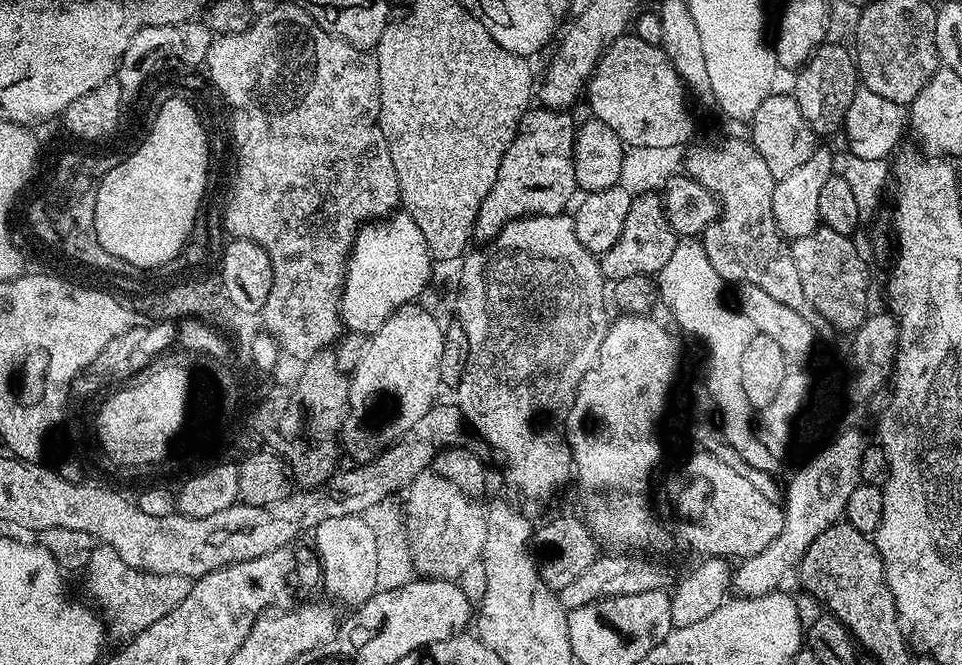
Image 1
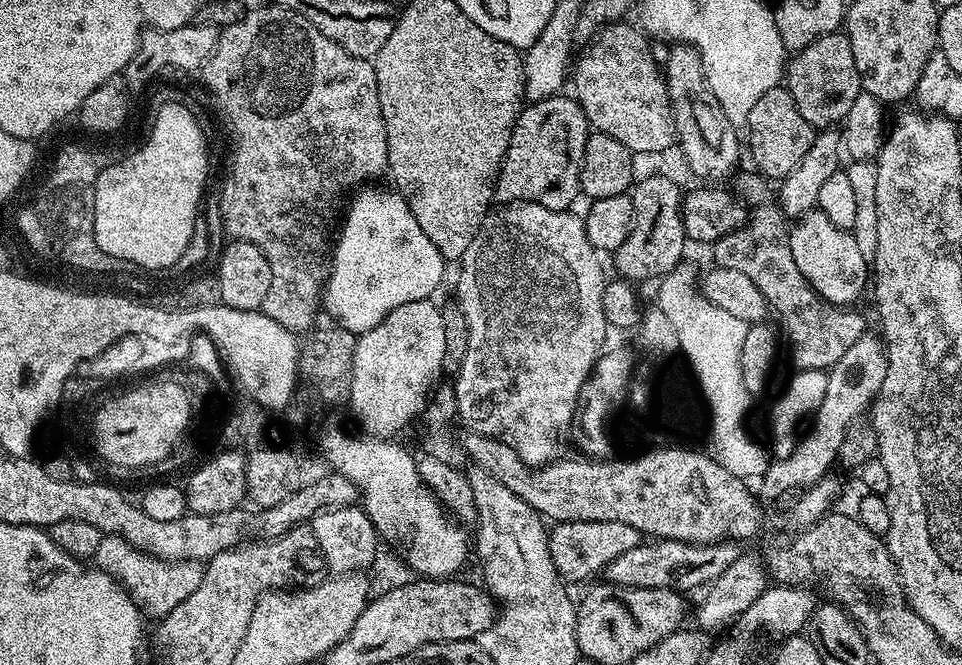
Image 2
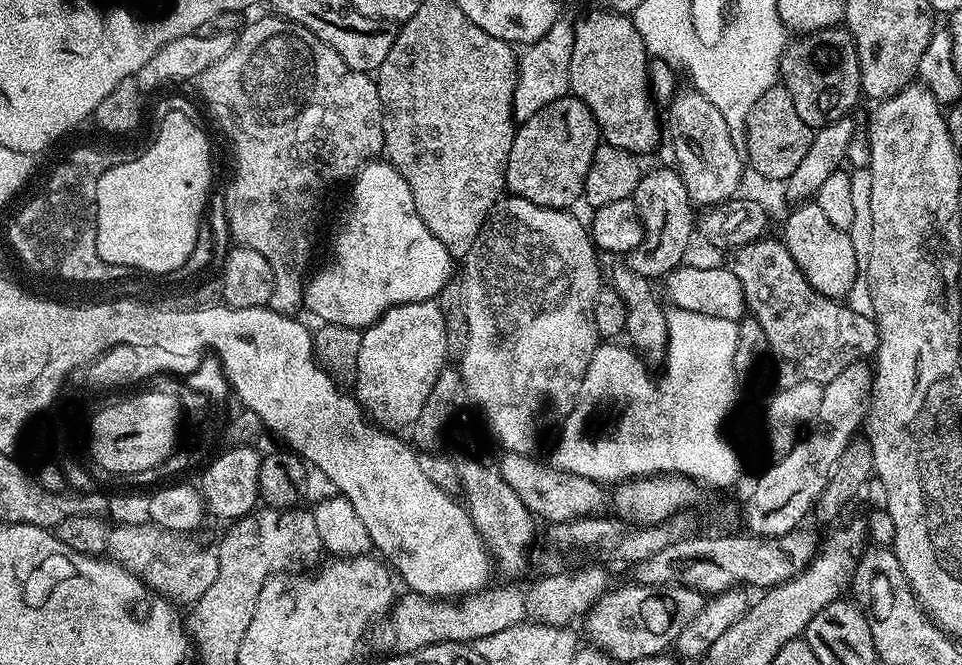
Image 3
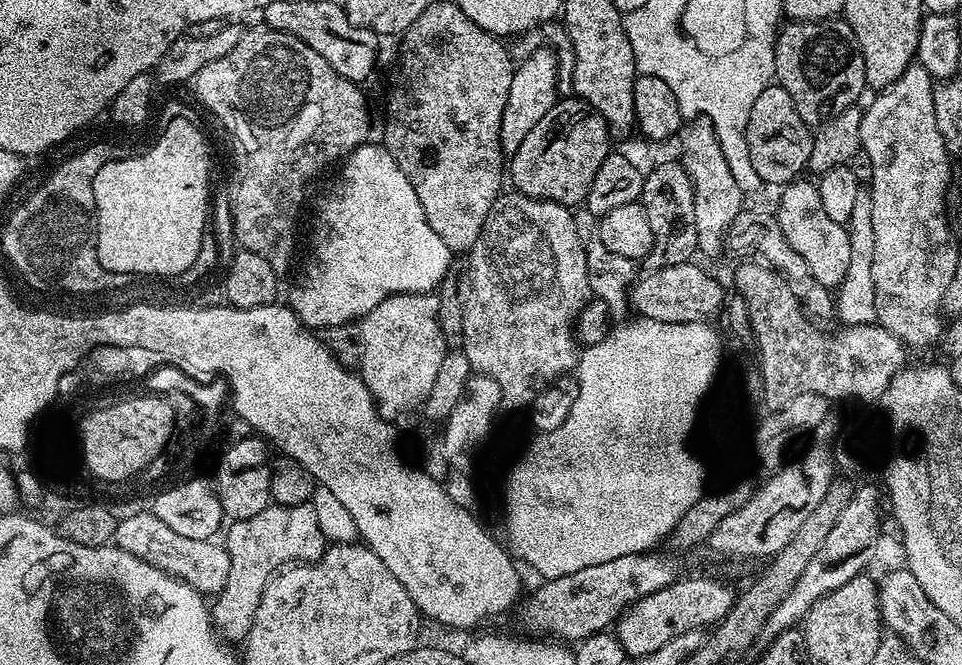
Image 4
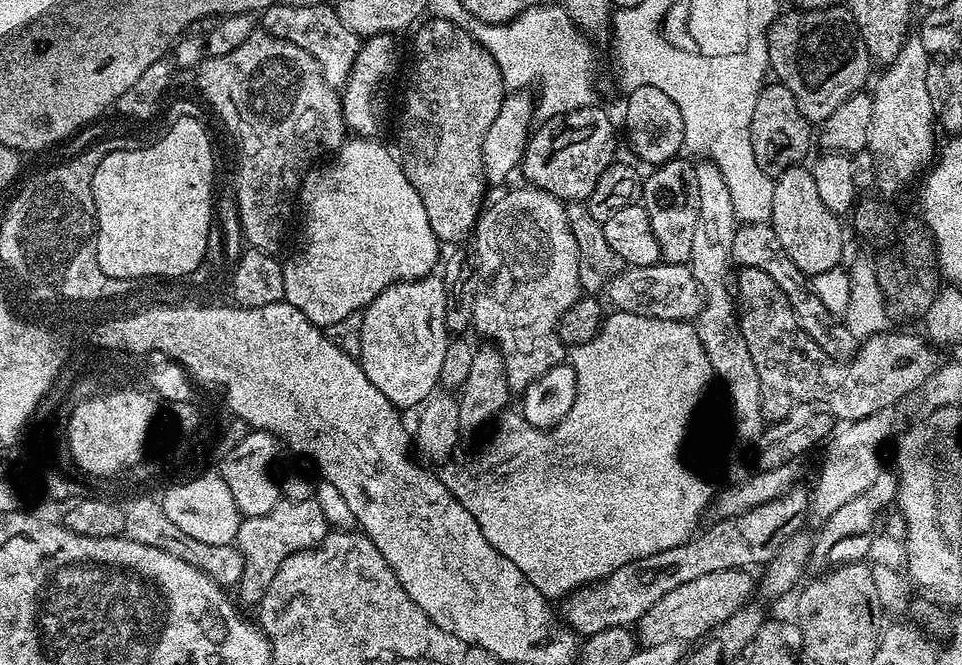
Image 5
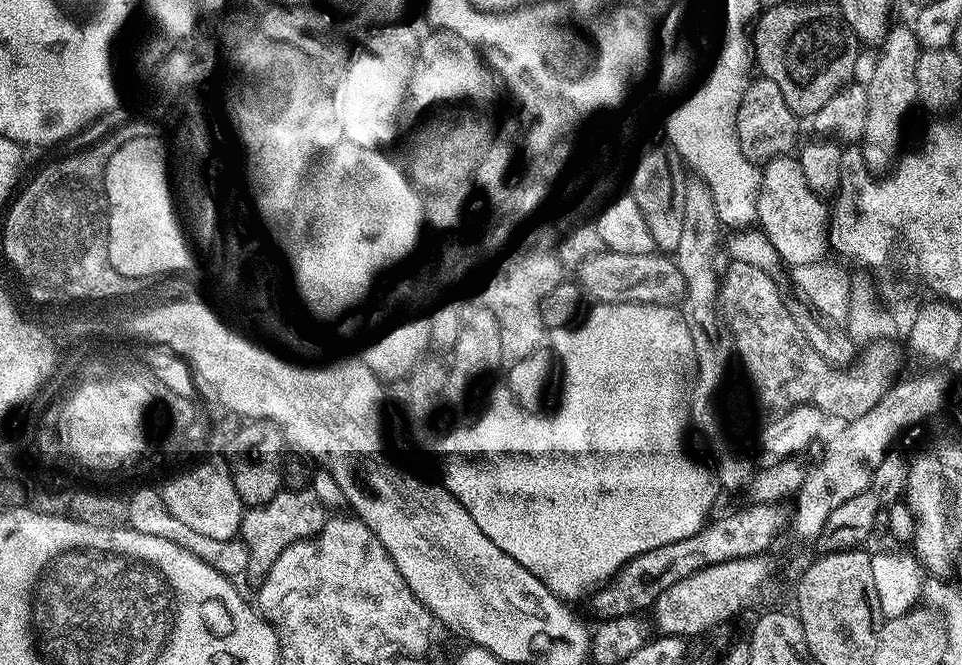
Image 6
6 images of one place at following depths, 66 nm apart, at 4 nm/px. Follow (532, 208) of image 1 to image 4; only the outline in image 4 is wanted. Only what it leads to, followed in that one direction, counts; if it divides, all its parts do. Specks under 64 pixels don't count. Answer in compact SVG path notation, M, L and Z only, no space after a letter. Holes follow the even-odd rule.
M579 98L557 99L552 109L548 110L530 134L526 135L518 150L510 156L510 180L516 183L515 191L522 196L529 196L535 200L552 200L556 204L580 206L587 201L590 194L590 182L594 182L594 174L598 174L598 166L609 154L610 140L607 122L602 114Z

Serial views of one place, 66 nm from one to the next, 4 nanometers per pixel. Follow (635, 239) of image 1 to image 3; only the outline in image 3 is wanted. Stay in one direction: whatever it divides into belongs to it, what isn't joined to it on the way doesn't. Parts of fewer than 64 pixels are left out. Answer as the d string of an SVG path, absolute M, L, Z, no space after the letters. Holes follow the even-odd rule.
M672 166L656 168L653 172L645 171L636 187L634 199L644 227L644 237L634 251L627 253L626 265L634 274L656 282L685 263L684 255L692 244L692 232L694 236L694 205L683 178Z

